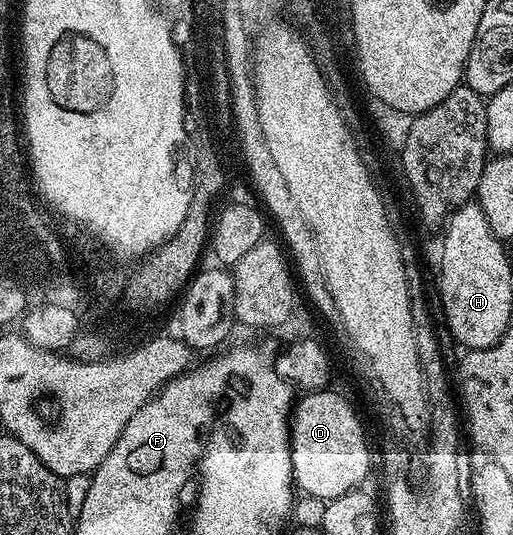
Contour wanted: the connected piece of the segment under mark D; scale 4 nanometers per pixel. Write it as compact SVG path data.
M328 388L306 392L292 410L289 431L296 488L325 502L358 488L369 469L369 449L356 411L339 394L329 392Z

